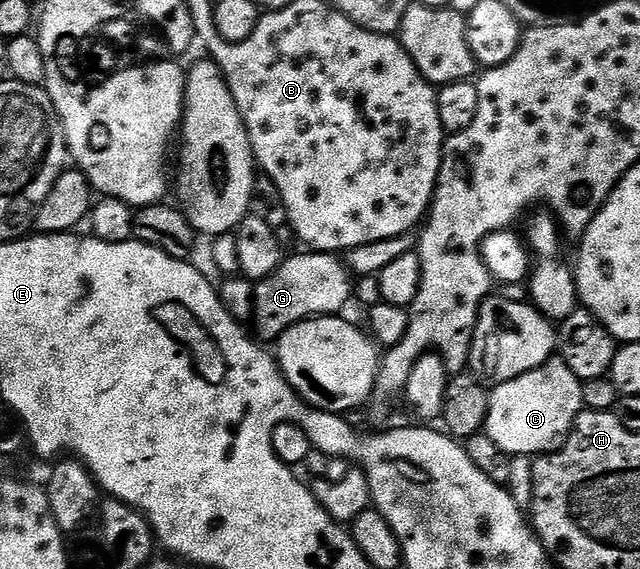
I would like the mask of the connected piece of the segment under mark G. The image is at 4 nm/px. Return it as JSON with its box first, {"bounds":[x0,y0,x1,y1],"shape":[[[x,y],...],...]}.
{"bounds":[253,250,353,342],"shape":[[[303,250],[300,256],[288,255],[276,272],[255,284],[253,325],[264,341],[275,342],[289,326],[312,316],[342,313],[352,300],[353,276],[346,263],[335,254]]]}

